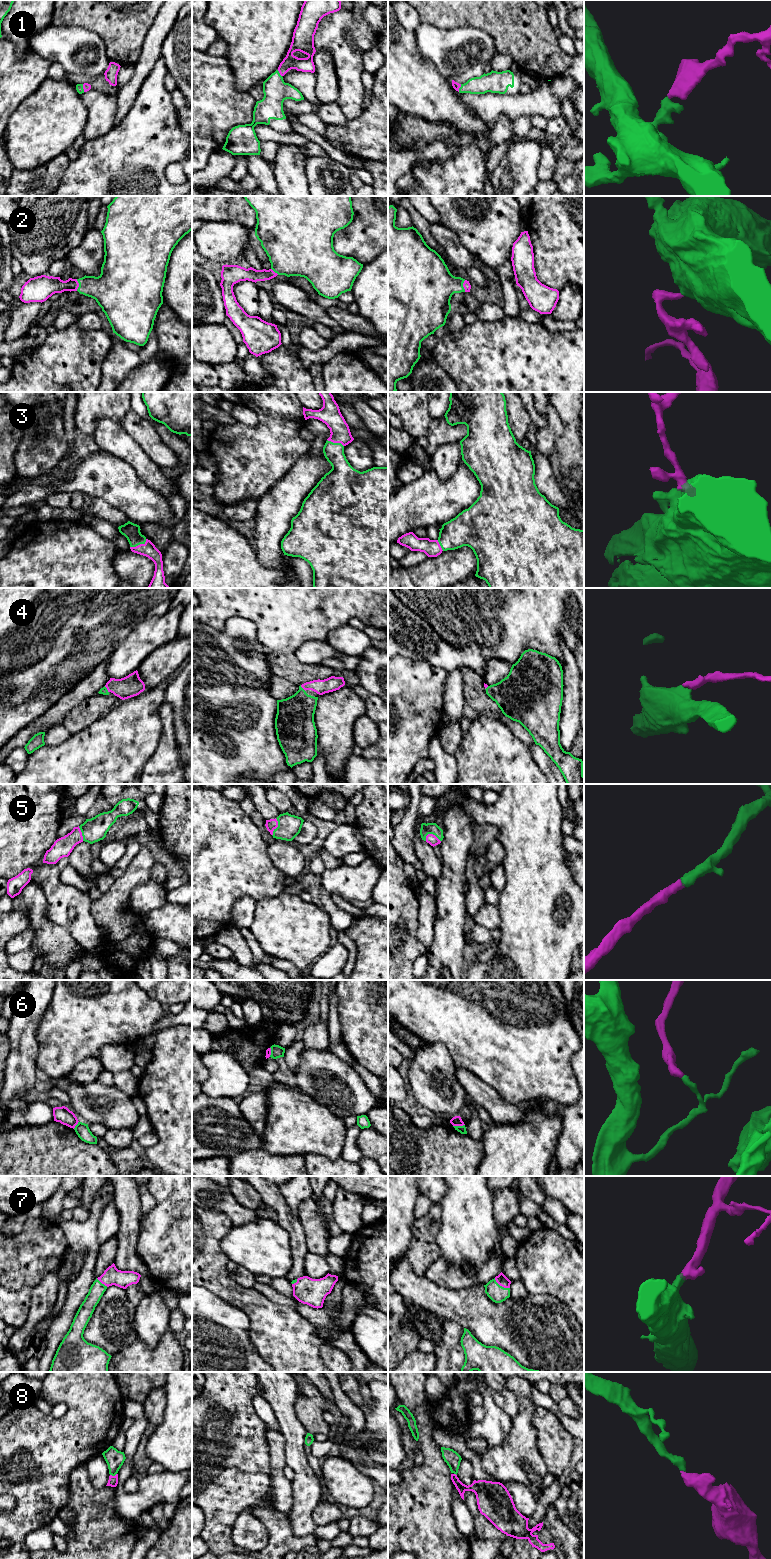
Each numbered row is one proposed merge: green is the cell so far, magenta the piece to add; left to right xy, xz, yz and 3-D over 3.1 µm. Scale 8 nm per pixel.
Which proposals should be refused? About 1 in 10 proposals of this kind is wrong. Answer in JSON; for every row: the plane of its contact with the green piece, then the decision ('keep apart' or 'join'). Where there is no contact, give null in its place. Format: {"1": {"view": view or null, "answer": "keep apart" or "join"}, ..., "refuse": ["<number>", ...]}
{"1": {"view": "yz", "answer": "join"}, "2": {"view": "xy", "answer": "join"}, "3": {"view": "xy", "answer": "join"}, "4": {"view": "xy", "answer": "join"}, "5": {"view": "yz", "answer": "join"}, "6": {"view": "yz", "answer": "keep apart"}, "7": {"view": "yz", "answer": "join"}, "8": {"view": "xy", "answer": "join"}, "refuse": ["6"]}

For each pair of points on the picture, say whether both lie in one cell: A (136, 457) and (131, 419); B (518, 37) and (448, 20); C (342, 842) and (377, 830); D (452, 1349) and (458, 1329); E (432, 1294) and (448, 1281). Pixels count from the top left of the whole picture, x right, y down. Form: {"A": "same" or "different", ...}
{"A": "different", "B": "same", "C": "different", "D": "same", "E": "different"}

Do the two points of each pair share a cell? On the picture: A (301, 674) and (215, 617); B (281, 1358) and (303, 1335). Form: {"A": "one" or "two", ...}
{"A": "two", "B": "one"}

